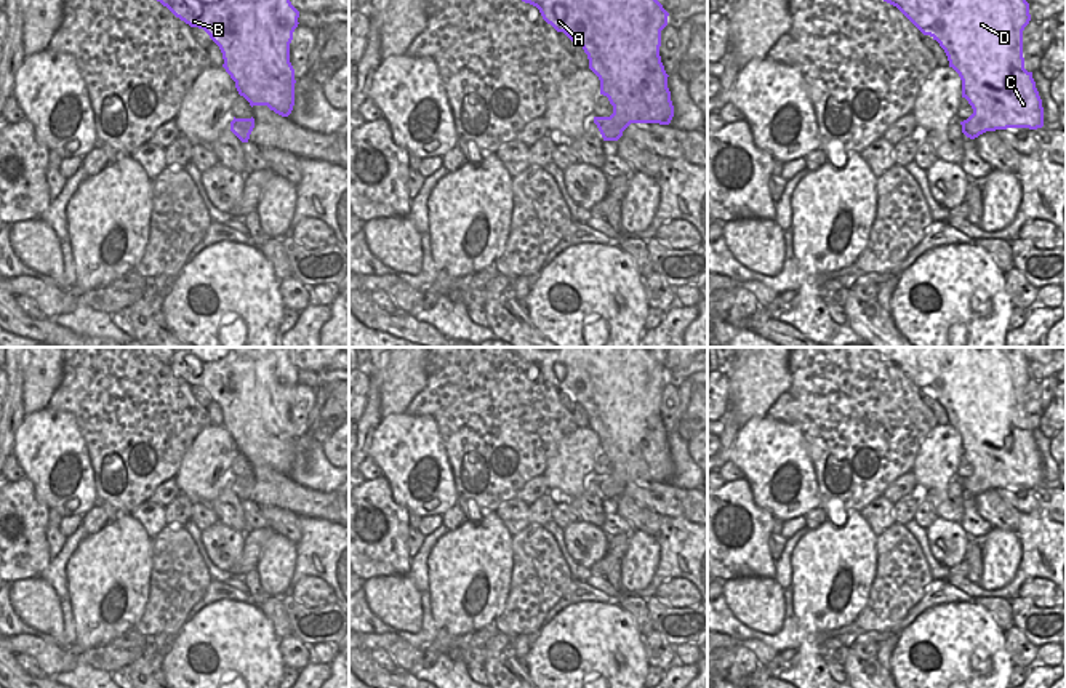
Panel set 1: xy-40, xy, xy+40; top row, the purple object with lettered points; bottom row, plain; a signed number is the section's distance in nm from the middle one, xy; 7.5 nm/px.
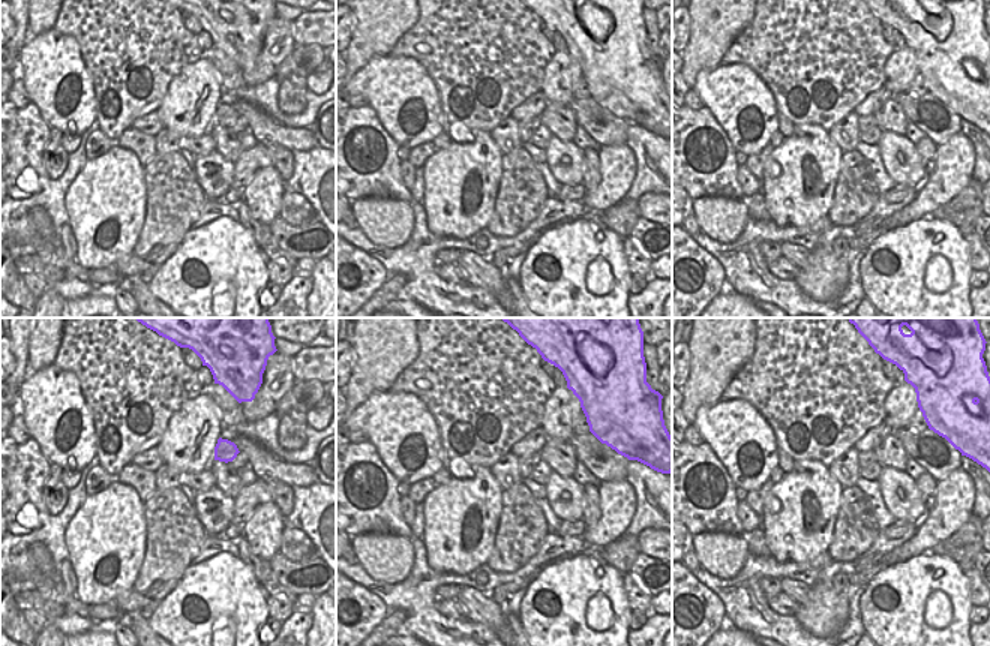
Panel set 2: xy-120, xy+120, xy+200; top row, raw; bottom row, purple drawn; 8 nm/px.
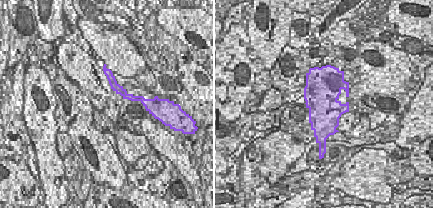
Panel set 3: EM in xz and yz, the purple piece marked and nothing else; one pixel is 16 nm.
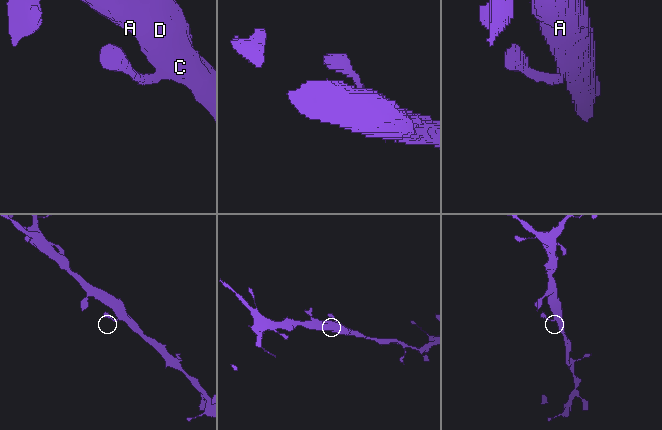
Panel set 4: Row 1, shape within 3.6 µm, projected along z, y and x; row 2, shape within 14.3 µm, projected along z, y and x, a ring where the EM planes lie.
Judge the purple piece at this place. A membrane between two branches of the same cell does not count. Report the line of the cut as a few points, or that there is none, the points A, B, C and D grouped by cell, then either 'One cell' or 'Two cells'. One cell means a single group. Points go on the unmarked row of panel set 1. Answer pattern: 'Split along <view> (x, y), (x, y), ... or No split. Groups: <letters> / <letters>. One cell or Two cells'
No split. Groups: A B C D. One cell.

